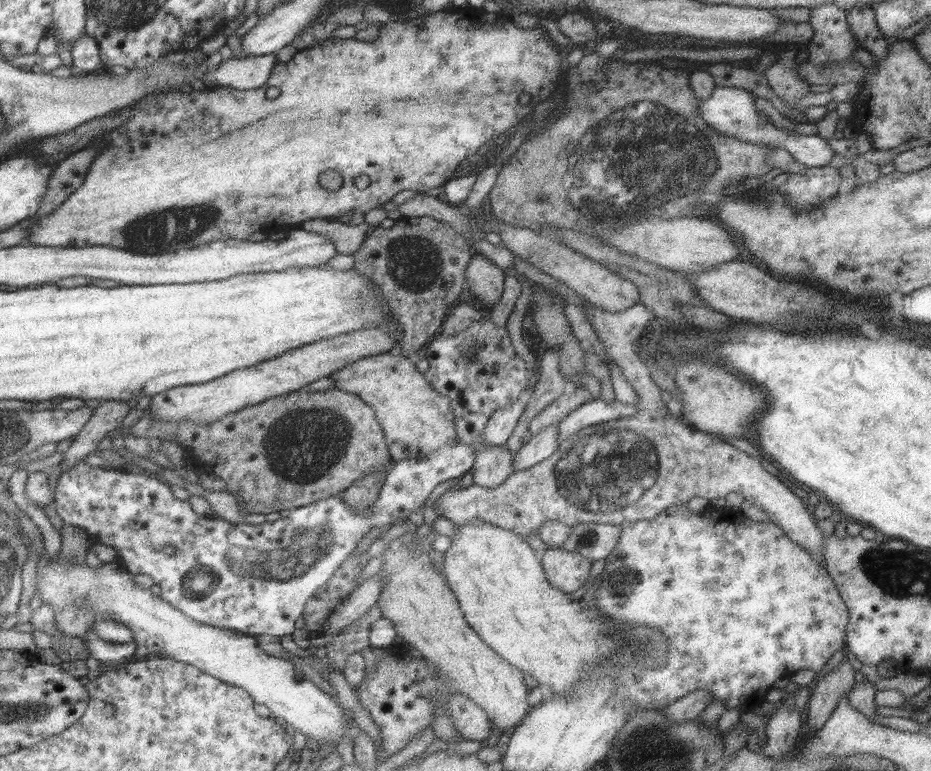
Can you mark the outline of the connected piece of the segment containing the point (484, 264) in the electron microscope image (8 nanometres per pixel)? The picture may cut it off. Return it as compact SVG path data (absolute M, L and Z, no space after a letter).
M473 252L472 257L464 268L464 277L470 291L481 300L483 305L493 308L494 304L501 302L502 290L504 289L504 274L507 271L499 268L496 264L493 264L487 257L480 255L477 252Z

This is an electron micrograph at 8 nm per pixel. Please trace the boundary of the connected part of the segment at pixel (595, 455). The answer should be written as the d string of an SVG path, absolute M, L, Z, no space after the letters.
M580 297L581 304L586 310L585 318L588 318L590 326L597 340L603 345L610 360L622 370L625 380L637 394L638 404L636 414L629 417L600 422L578 430L565 442L537 464L523 470L515 470L497 488L483 488L476 484L443 492L436 499L436 509L439 517L451 524L467 524L467 522L485 522L491 526L498 526L503 530L509 530L517 534L523 540L528 535L538 536L537 529L546 520L557 520L560 524L569 528L579 524L612 525L617 526L623 522L635 522L639 520L651 520L668 506L677 503L686 503L693 496L706 498L724 497L729 492L737 492L745 501L753 503L767 516L768 520L775 524L783 535L797 547L807 551L811 559L824 559L822 531L817 528L816 521L812 519L808 511L808 505L804 498L796 496L787 488L785 482L777 480L769 472L763 469L759 457L753 457L744 451L735 449L725 441L711 436L705 432L694 431L688 427L685 421L682 423L677 416L672 416L660 399L660 389L651 380L649 370L637 356L633 341L641 336L643 327L655 316L644 307L641 302L633 303L625 310L607 312L602 308L591 304L585 297Z

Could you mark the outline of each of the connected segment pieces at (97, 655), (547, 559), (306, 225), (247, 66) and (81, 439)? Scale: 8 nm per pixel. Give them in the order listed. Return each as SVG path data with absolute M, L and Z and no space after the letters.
M87 629L86 648L88 656L99 663L103 664L103 668L117 668L119 665L126 664L131 656L135 655L136 642L131 640L126 643L112 643L101 640L94 630Z
M548 548L539 554L547 583L563 593L573 593L587 581L593 562L559 548Z
M313 219L301 221L301 224L301 229L328 238L337 253L351 255L372 228L364 221L350 226L348 223L341 223L336 219Z
M273 53L241 59L232 57L221 60L215 70L202 69L199 78L205 84L217 84L219 88L255 89L265 84L277 62Z
M109 399L100 401L87 422L76 434L75 439L63 452L63 459L59 464L64 464L68 469L73 466L73 462L84 458L92 450L97 450L96 444L108 432L120 426L129 409L126 401Z

